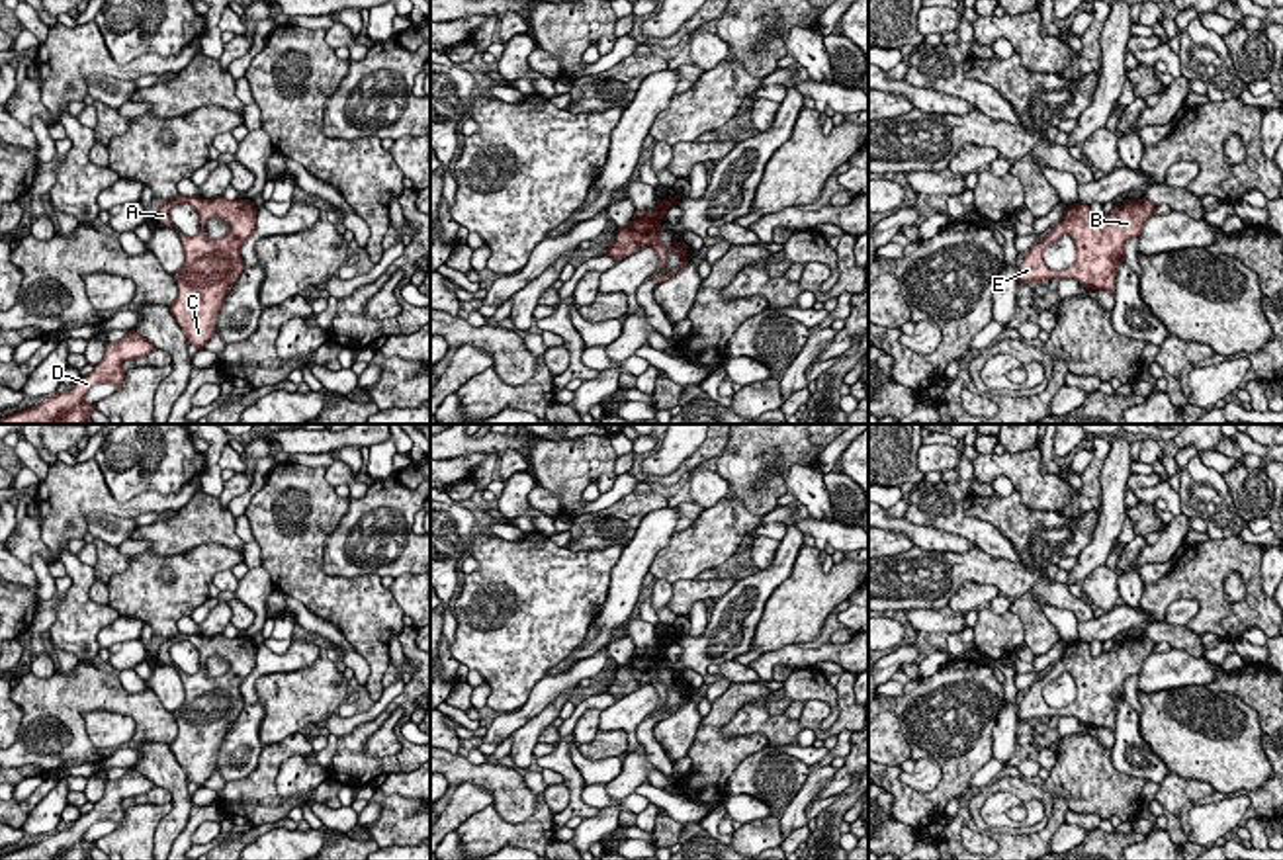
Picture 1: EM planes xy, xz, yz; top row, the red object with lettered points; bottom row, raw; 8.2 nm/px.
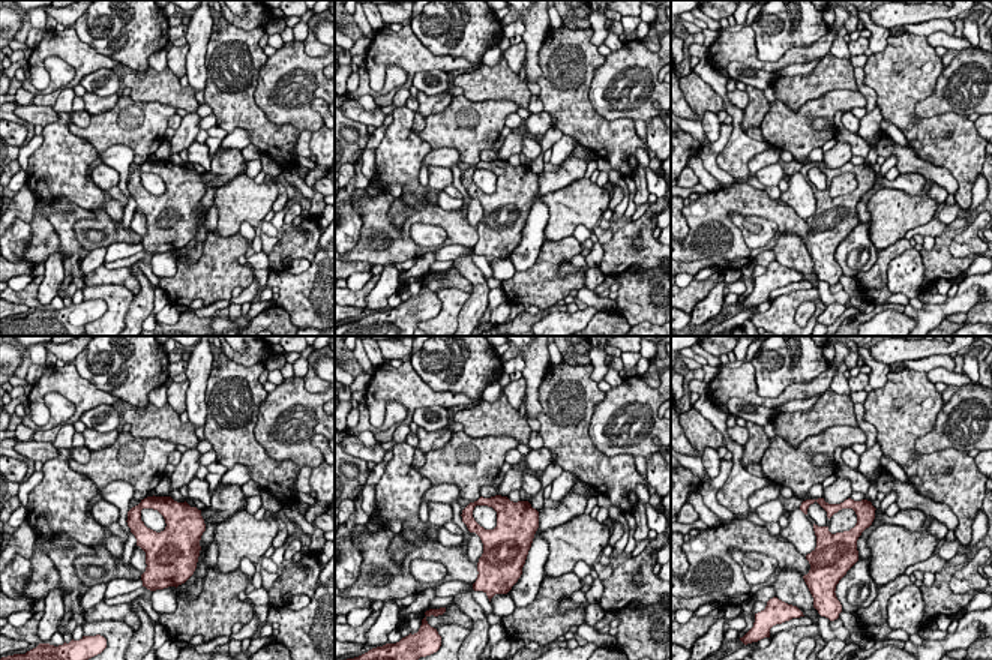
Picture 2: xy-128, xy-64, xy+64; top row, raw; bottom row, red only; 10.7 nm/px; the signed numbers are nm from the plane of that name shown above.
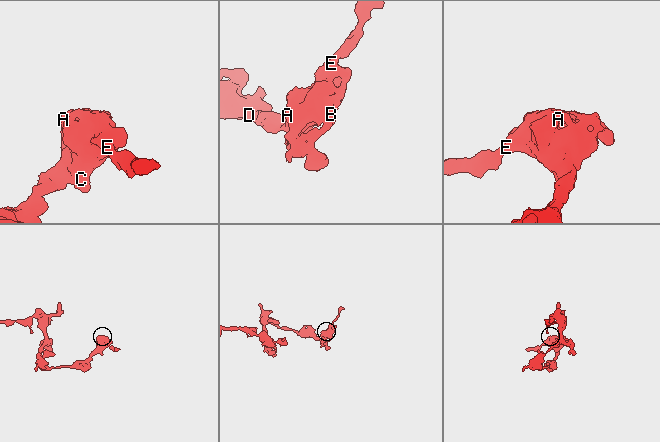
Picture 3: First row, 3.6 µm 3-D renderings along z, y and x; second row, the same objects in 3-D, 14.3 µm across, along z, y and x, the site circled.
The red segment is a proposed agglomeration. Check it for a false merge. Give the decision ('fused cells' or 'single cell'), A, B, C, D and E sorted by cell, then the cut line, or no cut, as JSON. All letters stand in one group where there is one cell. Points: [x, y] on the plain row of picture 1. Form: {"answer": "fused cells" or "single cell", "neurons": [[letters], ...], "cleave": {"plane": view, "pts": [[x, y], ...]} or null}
{"answer": "single cell", "neurons": [["A", "B", "C", "D", "E"]], "cleave": null}

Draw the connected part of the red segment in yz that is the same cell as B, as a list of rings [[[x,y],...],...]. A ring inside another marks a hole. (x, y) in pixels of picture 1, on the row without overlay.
[[[1125,637],[1121,645],[1099,657],[1091,655],[1085,641],[1066,645],[1052,668],[1035,680],[1019,702],[1017,721],[1042,717],[1078,717],[1085,727],[1115,731],[1117,702],[1125,700],[1125,680],[1138,674],[1144,661],[1154,653],[1156,643],[1142,637]],[[1068,672],[1076,682],[1076,700],[1066,708],[1052,708],[1044,702],[1042,690]]]

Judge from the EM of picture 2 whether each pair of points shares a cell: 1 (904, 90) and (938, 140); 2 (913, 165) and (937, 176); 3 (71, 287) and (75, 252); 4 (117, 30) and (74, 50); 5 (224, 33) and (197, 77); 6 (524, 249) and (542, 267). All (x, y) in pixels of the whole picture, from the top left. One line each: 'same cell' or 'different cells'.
1: same cell
2: same cell
3: same cell
4: different cells
5: different cells
6: different cells

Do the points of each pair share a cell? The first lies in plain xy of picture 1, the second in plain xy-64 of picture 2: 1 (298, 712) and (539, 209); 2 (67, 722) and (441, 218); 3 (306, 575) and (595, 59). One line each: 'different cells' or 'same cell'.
1: different cells
2: same cell
3: same cell

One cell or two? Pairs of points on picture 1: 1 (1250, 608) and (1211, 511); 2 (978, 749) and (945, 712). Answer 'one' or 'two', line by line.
1: two
2: one

